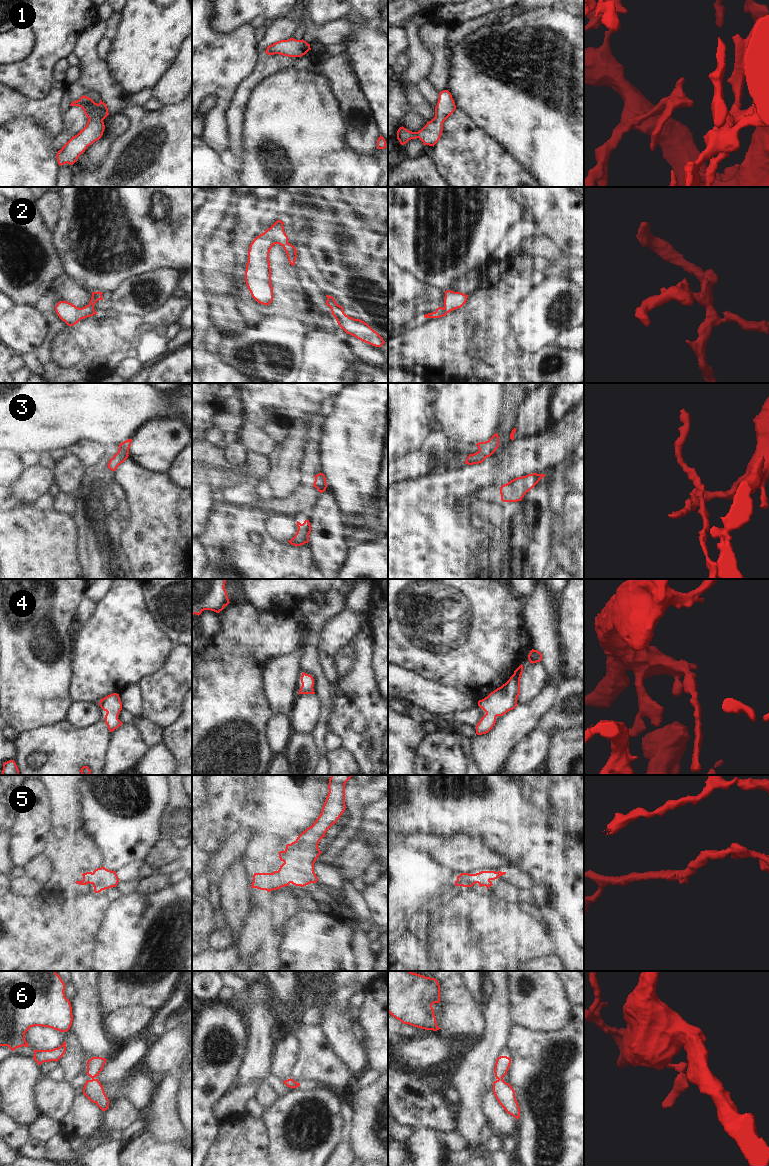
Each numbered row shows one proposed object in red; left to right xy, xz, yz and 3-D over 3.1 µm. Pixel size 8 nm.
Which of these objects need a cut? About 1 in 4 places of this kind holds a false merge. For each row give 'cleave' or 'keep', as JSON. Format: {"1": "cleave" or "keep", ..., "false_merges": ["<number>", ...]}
{"1": "keep", "2": "keep", "3": "keep", "4": "keep", "5": "keep", "6": "keep", "false_merges": []}

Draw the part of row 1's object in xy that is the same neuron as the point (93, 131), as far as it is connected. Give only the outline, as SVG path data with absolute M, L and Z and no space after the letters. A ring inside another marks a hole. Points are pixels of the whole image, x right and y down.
M85 95L73 101L70 106L81 107L88 121L86 126L57 152L59 166L66 163L73 165L88 146L102 137L105 129L103 120L109 115L108 108L101 99L97 104Z

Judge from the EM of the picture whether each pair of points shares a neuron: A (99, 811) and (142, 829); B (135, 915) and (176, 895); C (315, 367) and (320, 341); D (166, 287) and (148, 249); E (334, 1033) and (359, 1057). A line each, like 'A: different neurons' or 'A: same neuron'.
A: same neuron
B: same neuron
C: same neuron
D: different neurons
E: same neuron

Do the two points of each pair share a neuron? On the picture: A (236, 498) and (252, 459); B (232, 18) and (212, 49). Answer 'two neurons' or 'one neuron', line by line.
A: one neuron
B: two neurons

